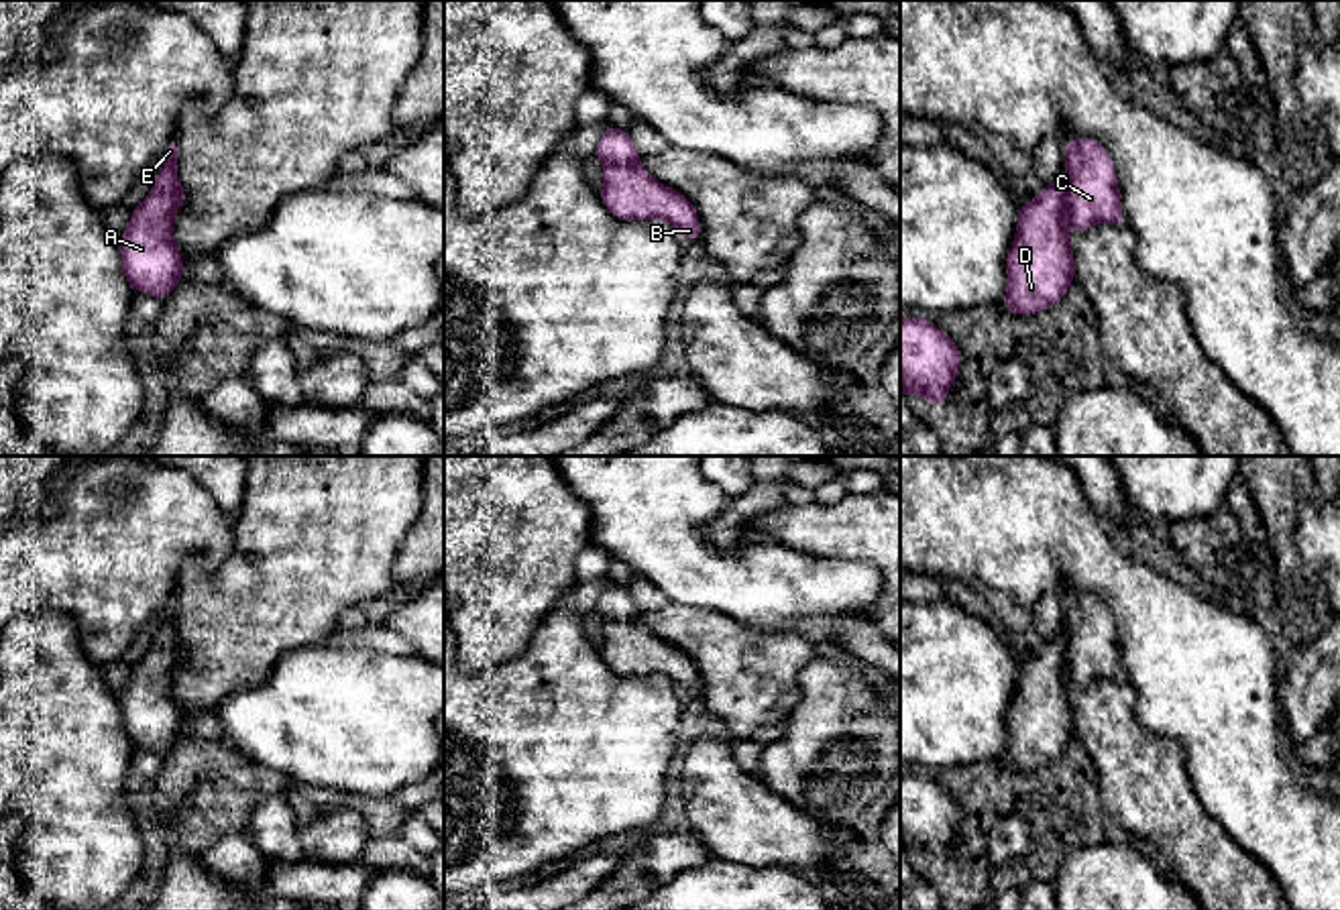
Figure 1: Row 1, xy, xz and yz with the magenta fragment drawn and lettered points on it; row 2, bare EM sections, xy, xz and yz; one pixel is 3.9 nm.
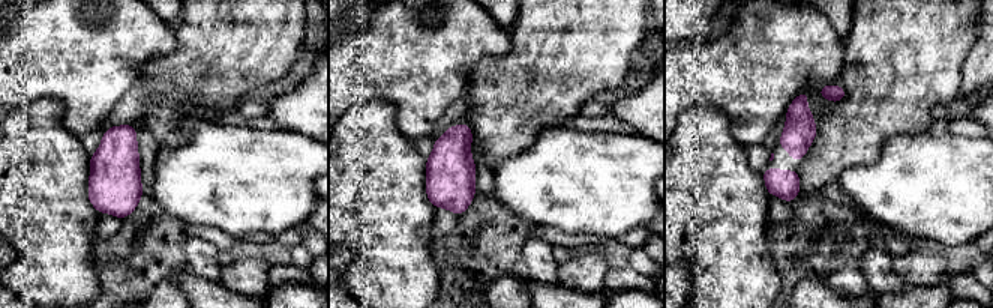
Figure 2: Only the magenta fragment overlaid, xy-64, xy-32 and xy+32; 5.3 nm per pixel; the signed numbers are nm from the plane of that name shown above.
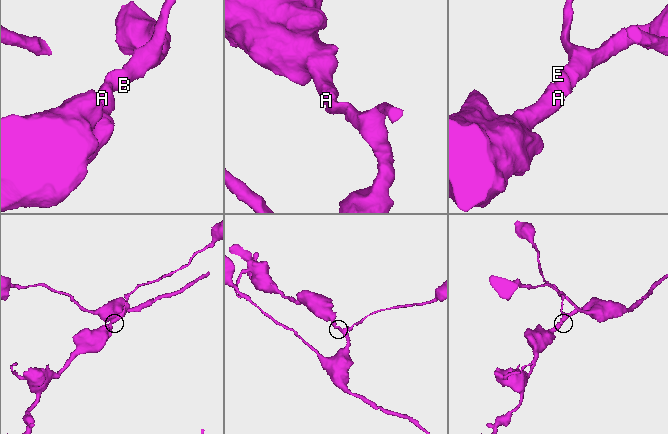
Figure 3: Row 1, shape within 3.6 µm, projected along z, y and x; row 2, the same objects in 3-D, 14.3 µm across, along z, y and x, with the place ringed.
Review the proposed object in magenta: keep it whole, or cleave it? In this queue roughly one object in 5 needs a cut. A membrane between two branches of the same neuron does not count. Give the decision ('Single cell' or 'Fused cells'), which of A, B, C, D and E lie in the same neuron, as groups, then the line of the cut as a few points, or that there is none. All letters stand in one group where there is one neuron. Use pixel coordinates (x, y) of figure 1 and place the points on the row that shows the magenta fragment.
Single cell. Groups: A B C D E. No split

